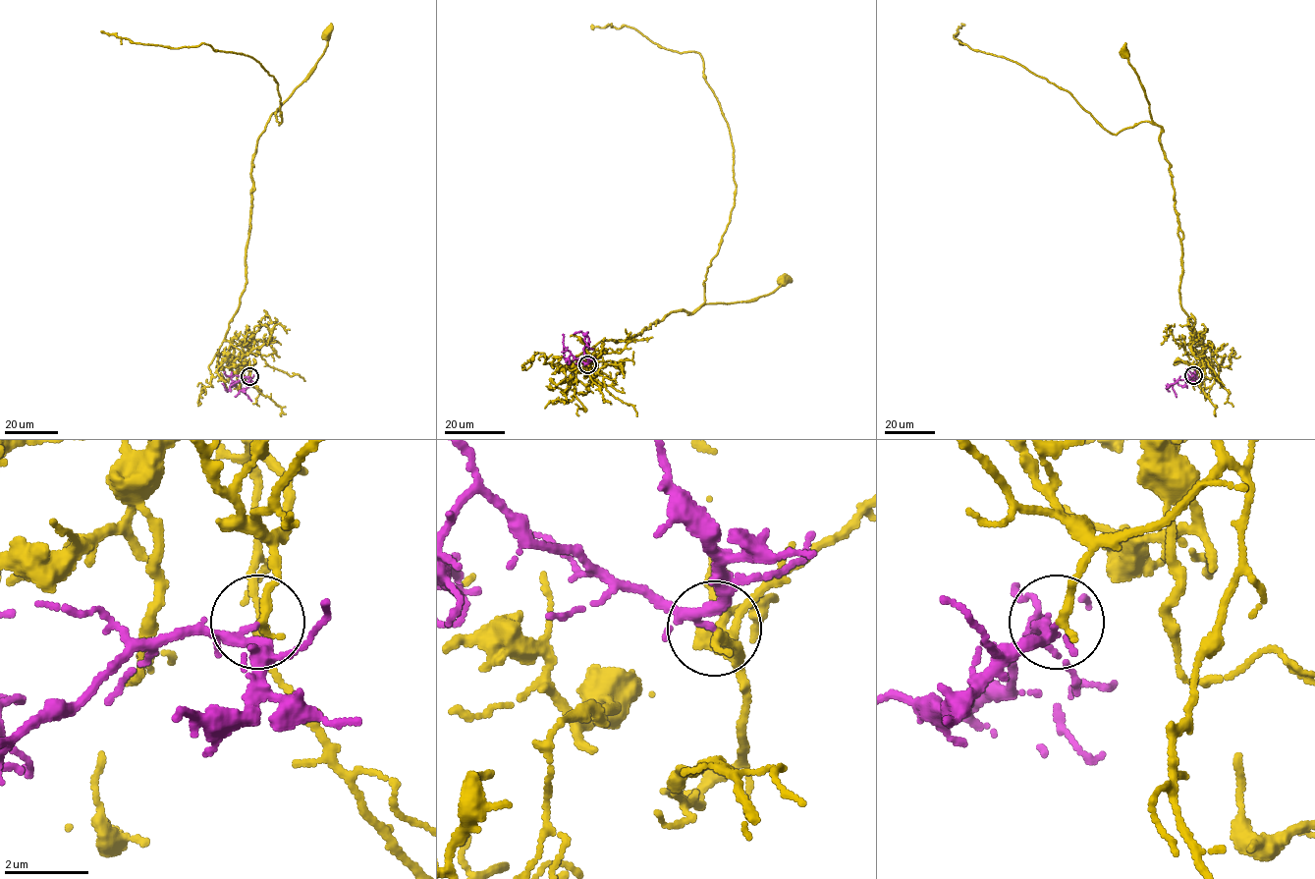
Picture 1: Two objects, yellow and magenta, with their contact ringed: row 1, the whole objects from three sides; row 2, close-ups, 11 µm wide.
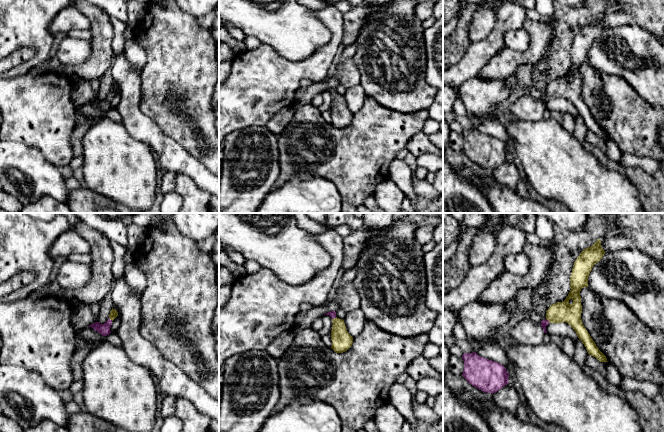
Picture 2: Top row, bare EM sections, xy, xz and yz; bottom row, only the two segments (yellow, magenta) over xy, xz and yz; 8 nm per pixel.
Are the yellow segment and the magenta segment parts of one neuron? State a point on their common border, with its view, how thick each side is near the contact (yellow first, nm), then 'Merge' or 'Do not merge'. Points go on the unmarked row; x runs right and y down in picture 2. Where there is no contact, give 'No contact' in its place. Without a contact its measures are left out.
Touches yellow at xy (111, 95). Thickness 70 nm (yellow) against 100 nm. Merge

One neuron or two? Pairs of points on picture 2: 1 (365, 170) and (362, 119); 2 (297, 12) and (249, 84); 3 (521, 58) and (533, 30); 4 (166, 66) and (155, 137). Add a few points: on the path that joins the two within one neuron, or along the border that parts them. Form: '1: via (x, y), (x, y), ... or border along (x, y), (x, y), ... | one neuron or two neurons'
1: via (367, 157), (368, 132) | one neuron
2: border along (262, 43), (271, 46), (281, 56), (293, 61) | two neurons
3: via (529, 53), (534, 48), (534, 38) | one neuron
4: border along (140, 109), (174, 141) | two neurons

